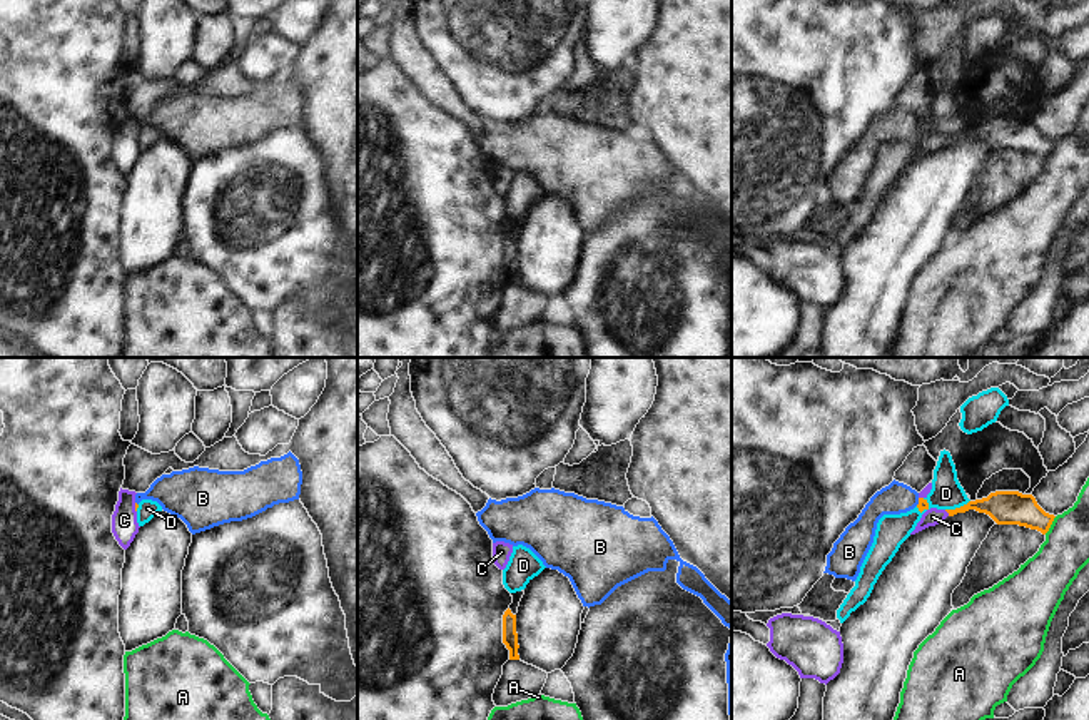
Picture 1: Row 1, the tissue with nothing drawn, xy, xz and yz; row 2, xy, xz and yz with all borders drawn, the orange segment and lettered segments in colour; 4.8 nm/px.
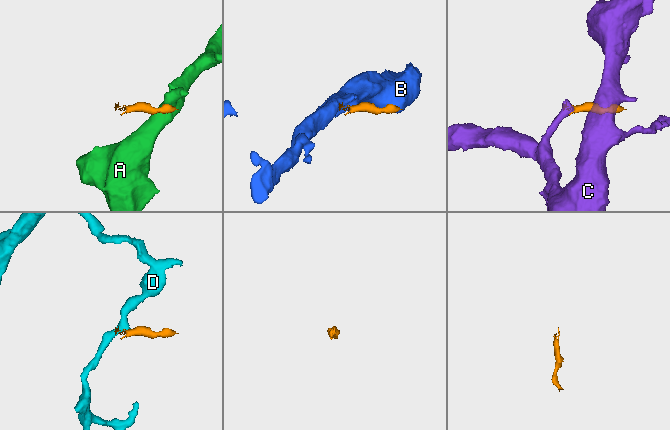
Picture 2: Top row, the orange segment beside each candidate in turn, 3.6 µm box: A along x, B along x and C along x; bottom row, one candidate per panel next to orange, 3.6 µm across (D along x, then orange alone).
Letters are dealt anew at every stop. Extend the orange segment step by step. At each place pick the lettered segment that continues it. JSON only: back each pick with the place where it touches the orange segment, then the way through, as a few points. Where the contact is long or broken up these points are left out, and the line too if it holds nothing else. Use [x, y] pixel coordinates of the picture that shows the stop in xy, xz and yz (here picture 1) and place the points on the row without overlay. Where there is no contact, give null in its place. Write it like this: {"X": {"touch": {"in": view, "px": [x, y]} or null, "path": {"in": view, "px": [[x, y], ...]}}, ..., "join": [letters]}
{"C": {"touch": {"in": "yz", "px": [947, 137]}, "path": {"in": "yz", "px": [[999, 132], [969, 131], [947, 137], [932, 142]]}}, "join": ["C"]}

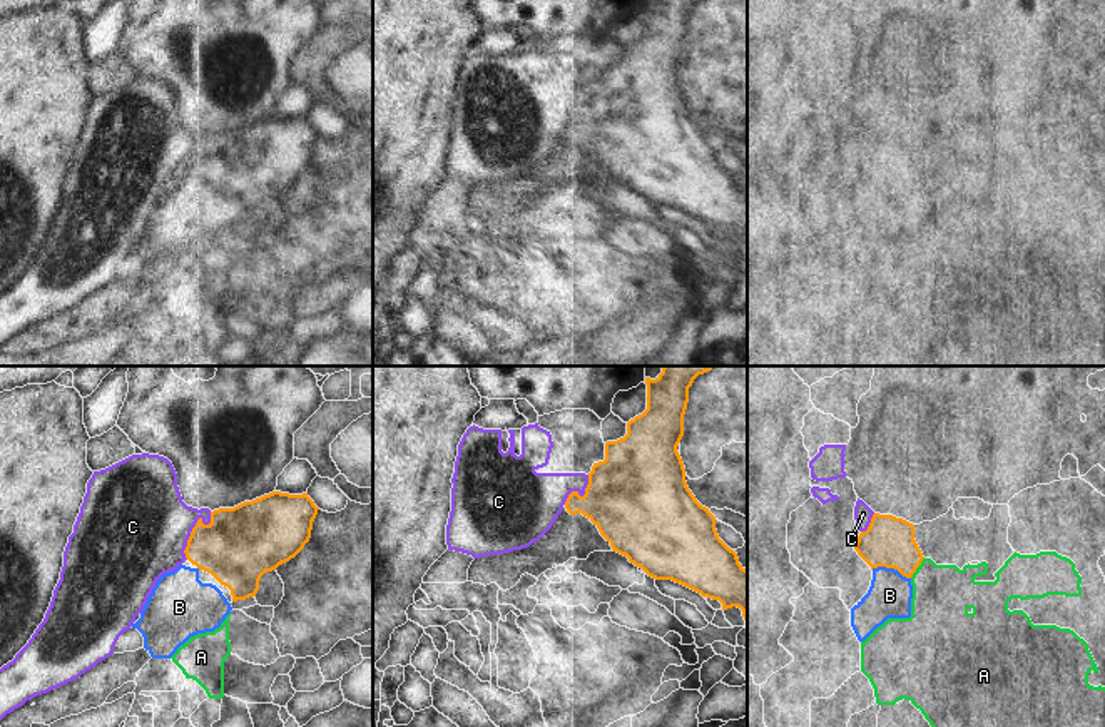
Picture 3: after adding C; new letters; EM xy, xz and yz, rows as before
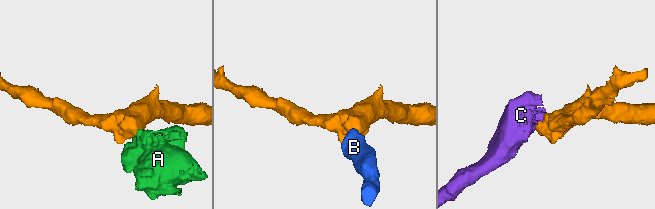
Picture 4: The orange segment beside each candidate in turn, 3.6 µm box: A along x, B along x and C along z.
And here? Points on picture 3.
{"B": {"touch": {"in": "yz", "px": [891, 193]}, "path": {"in": "yz", "px": [[888, 167], [891, 193], [890, 221]]}}, "join": ["B"]}

